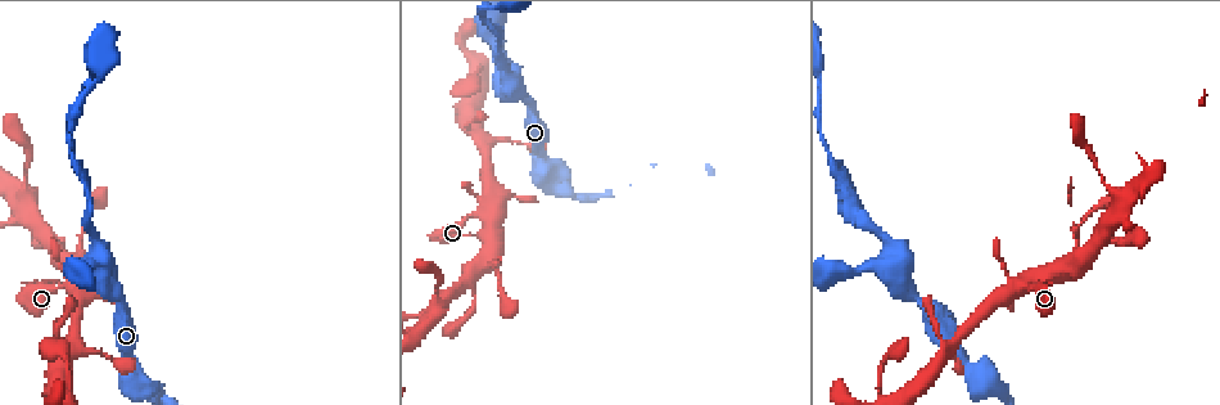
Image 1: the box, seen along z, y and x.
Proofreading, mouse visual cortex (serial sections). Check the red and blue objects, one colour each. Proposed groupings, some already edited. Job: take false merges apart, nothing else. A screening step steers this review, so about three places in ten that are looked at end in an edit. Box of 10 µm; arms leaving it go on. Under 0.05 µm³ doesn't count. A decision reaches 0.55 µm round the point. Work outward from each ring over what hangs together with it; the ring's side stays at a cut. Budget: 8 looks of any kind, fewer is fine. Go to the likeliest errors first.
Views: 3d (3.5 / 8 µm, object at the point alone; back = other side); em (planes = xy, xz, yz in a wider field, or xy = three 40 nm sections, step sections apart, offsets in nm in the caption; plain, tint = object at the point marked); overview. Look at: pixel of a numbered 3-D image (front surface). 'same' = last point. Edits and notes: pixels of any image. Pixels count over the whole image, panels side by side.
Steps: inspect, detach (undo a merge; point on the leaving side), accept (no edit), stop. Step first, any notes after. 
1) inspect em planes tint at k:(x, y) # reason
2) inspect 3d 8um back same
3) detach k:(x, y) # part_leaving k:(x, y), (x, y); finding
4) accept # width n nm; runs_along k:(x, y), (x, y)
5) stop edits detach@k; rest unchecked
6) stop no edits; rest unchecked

inspect 3d 8um at 1:(887, 263) # side arm on a straight run

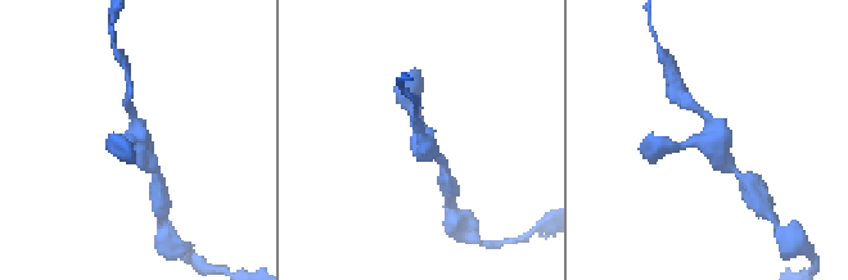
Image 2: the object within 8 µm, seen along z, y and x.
inspect em xy step 3 tint same # now the EM

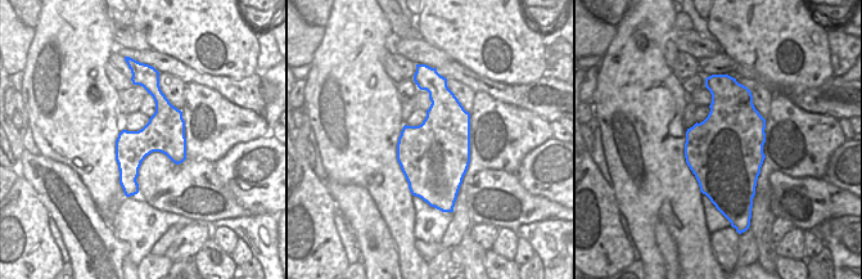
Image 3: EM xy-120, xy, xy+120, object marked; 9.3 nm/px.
accept # arms 3; arm_widths 200, 200, 250 nm; runs_along 3:(150, 86), (161, 125), (127, 192); one cell here

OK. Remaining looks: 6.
inspect 3d 3.5um back at 1:(1034, 281) # small branch off a trunk

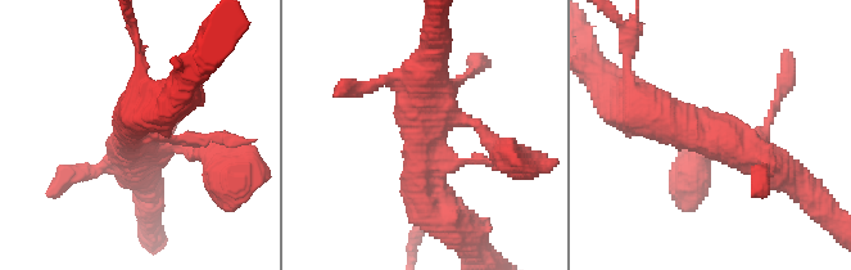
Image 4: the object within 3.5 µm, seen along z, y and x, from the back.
inspect em xy step 5 tint at 4:(425, 130)

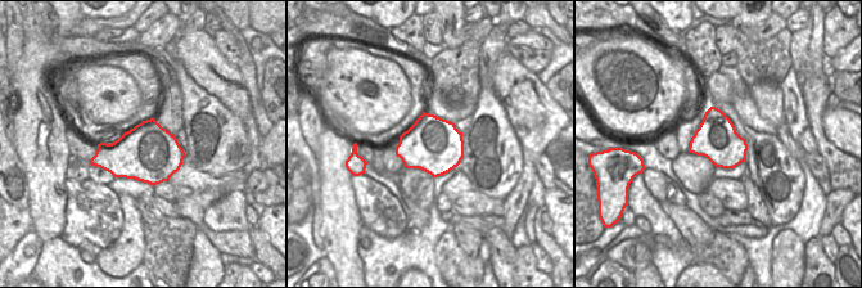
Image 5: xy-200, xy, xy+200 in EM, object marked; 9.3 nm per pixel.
accept # runs_along 4:(485, 135), (446, 106), (422, 122), (430, 205); all the same cell

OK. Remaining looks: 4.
inspect 3d 8um at 1:(1081, 221) # a narrow waist

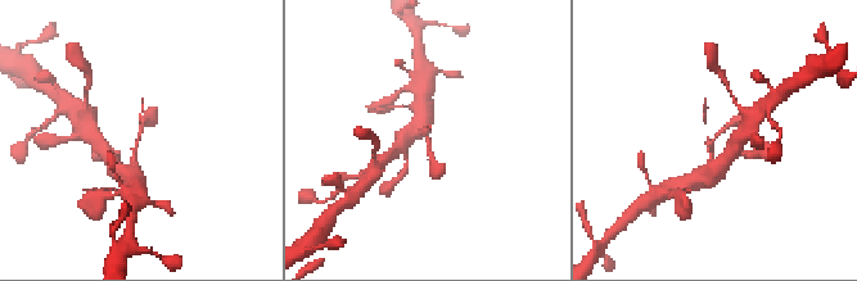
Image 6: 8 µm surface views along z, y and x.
inspect 3d 3.5um same

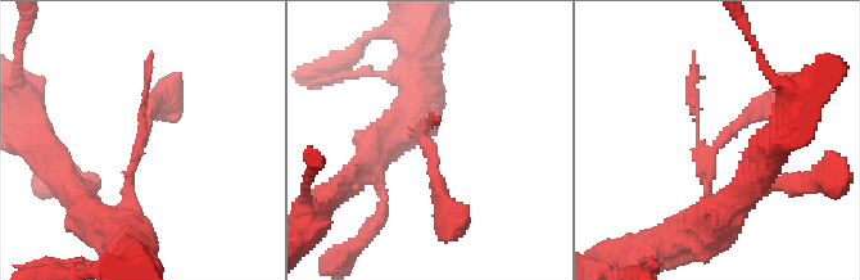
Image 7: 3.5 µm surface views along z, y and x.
accept # runs_along 7:(701, 227), (704, 159), (783, 100); all the same cell

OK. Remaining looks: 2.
stop no edits; rest unchecked

